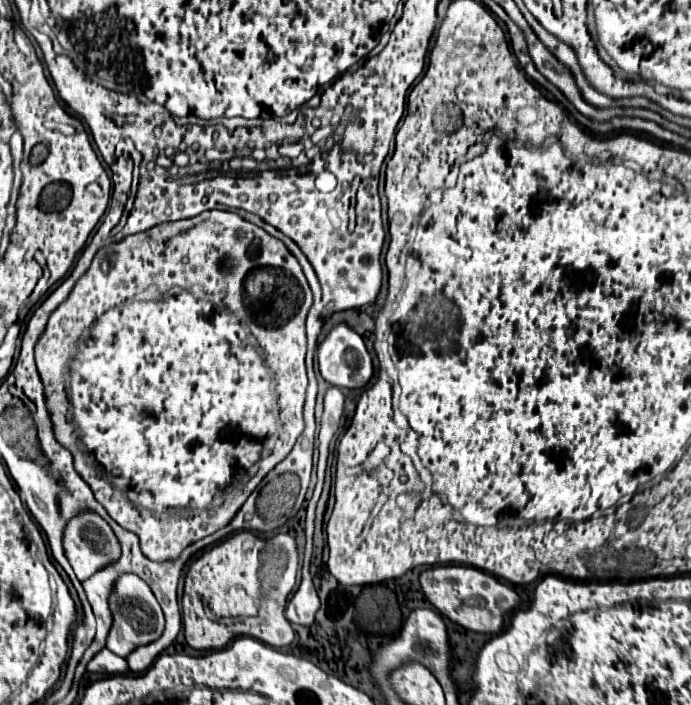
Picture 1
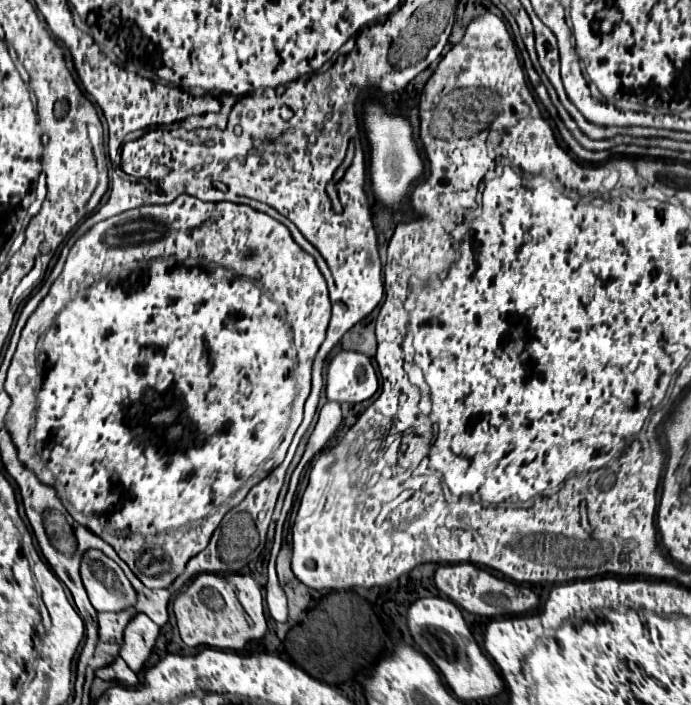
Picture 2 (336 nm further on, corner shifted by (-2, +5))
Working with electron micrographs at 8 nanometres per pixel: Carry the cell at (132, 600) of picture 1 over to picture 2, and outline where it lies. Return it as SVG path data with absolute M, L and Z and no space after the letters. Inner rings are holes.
M138 613L124 629L124 645L120 649L120 657L134 673L138 673L150 657L158 631L160 627L142 613Z

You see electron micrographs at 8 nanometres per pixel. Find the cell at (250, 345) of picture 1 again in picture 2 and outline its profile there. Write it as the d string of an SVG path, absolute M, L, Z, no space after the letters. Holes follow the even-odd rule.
M180 195L168 205L142 205L104 219L86 231L70 249L64 271L22 329L18 349L8 367L4 391L12 401L12 409L8 409L6 427L8 433L12 433L12 443L16 445L20 463L32 469L40 481L52 485L74 521L92 529L92 533L110 543L118 557L148 589L164 589L184 573L188 559L206 549L222 517L238 505L236 501L228 503L230 497L238 495L240 499L246 495L244 485L248 481L256 485L268 475L268 471L284 461L288 451L284 445L292 443L284 441L284 429L288 429L292 405L296 405L296 401L306 401L310 395L312 361L326 337L328 321L328 289L314 257L296 245L290 231L280 221L252 209L250 205L236 205L230 201L204 203L192 195ZM38 339L42 339L42 347L36 361Z

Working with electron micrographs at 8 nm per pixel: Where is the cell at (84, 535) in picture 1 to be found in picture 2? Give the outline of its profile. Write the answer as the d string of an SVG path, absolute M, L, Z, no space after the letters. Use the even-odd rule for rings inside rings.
M86 551L80 571L90 603L96 611L116 613L136 603L136 591L124 571L102 551Z

